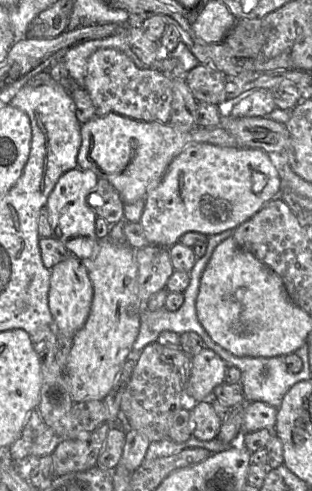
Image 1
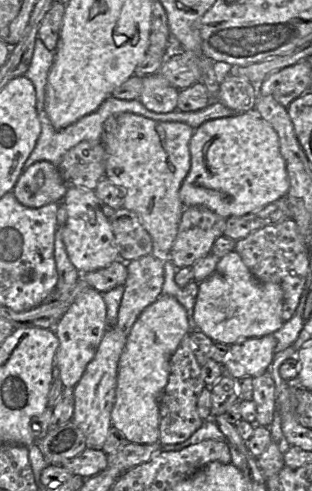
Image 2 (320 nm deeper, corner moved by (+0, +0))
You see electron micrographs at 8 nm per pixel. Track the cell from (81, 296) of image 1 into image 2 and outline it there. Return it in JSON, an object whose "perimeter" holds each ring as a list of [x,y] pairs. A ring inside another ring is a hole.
{"perimeter":[[[88,287],[80,293],[54,328],[59,339],[56,364],[64,387],[74,388],[79,382],[88,363],[95,356],[108,326],[107,309],[102,293]]]}

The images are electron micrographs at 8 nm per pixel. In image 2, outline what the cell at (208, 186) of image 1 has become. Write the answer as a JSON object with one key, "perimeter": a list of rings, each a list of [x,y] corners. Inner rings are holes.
{"perimeter":[[[255,110],[203,123],[193,133],[189,152],[190,170],[179,190],[180,200],[185,208],[202,206],[226,219],[233,216],[240,217],[262,209],[285,197],[288,192],[289,180],[286,163],[280,152],[278,135]]]}

